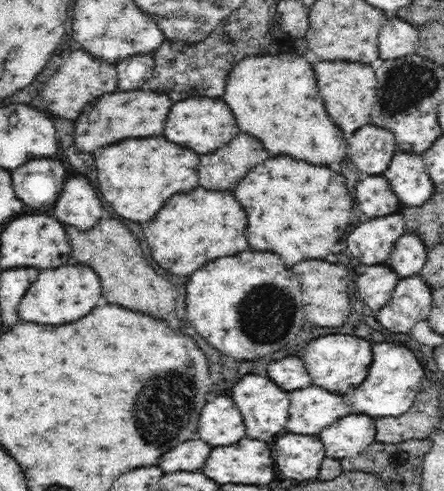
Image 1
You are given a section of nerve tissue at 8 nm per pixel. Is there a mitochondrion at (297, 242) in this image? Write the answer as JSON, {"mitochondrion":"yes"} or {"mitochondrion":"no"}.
{"mitochondrion":"no"}

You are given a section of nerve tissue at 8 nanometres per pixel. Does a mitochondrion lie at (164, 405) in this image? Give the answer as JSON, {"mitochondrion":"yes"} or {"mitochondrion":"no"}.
{"mitochondrion":"yes"}

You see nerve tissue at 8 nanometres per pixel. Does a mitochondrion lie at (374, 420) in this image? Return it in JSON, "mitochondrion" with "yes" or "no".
{"mitochondrion":"no"}

